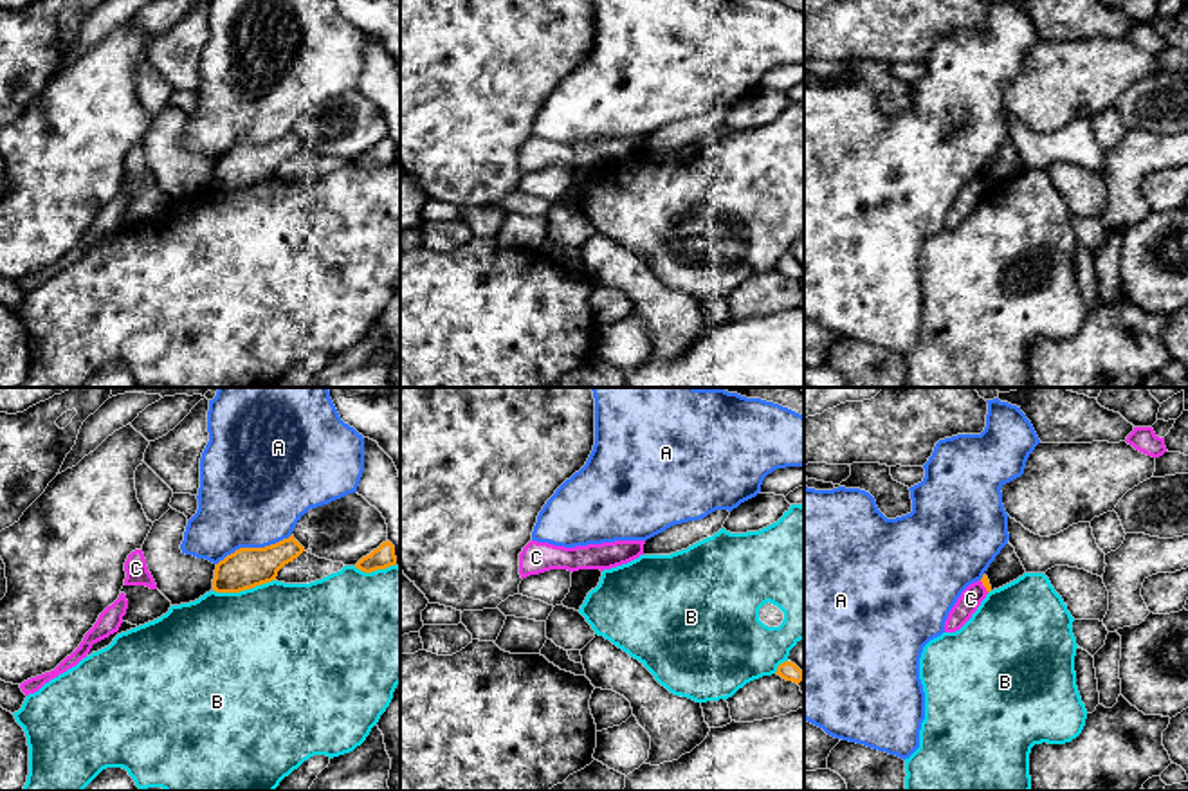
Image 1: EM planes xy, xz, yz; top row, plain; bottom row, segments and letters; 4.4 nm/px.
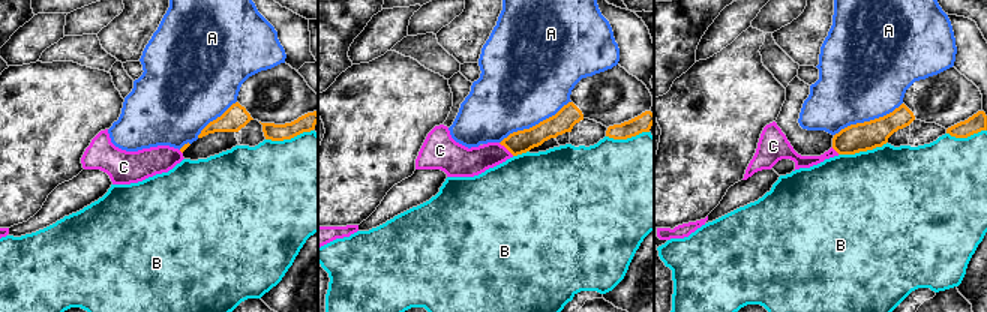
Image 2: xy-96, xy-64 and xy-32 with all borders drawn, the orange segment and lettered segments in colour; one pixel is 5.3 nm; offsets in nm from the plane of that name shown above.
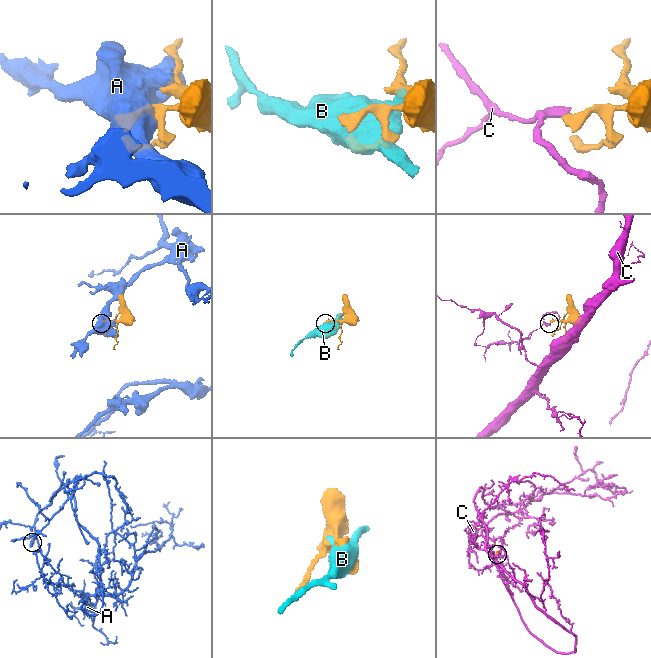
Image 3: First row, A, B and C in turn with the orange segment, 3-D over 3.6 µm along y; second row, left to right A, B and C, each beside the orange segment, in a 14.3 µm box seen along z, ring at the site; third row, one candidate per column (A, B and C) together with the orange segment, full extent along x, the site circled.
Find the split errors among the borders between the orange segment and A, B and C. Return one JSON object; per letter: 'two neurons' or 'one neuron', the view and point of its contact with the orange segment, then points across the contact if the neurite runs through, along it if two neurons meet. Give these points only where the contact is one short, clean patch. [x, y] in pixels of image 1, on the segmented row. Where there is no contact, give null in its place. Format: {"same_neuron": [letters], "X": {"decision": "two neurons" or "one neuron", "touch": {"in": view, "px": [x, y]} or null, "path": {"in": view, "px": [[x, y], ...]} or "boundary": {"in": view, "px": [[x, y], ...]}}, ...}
{"same_neuron": [], "A": {"decision": "two neurons", "touch": {"in": "xy", "px": [253, 548]}}, "B": {"decision": "two neurons", "touch": {"in": "xy", "px": [244, 590]}}, "C": {"decision": "two neurons", "touch": {"in": "yz", "px": [983, 584]}, "boundary": {"in": "yz", "px": [[979, 581], [988, 591]]}}}

